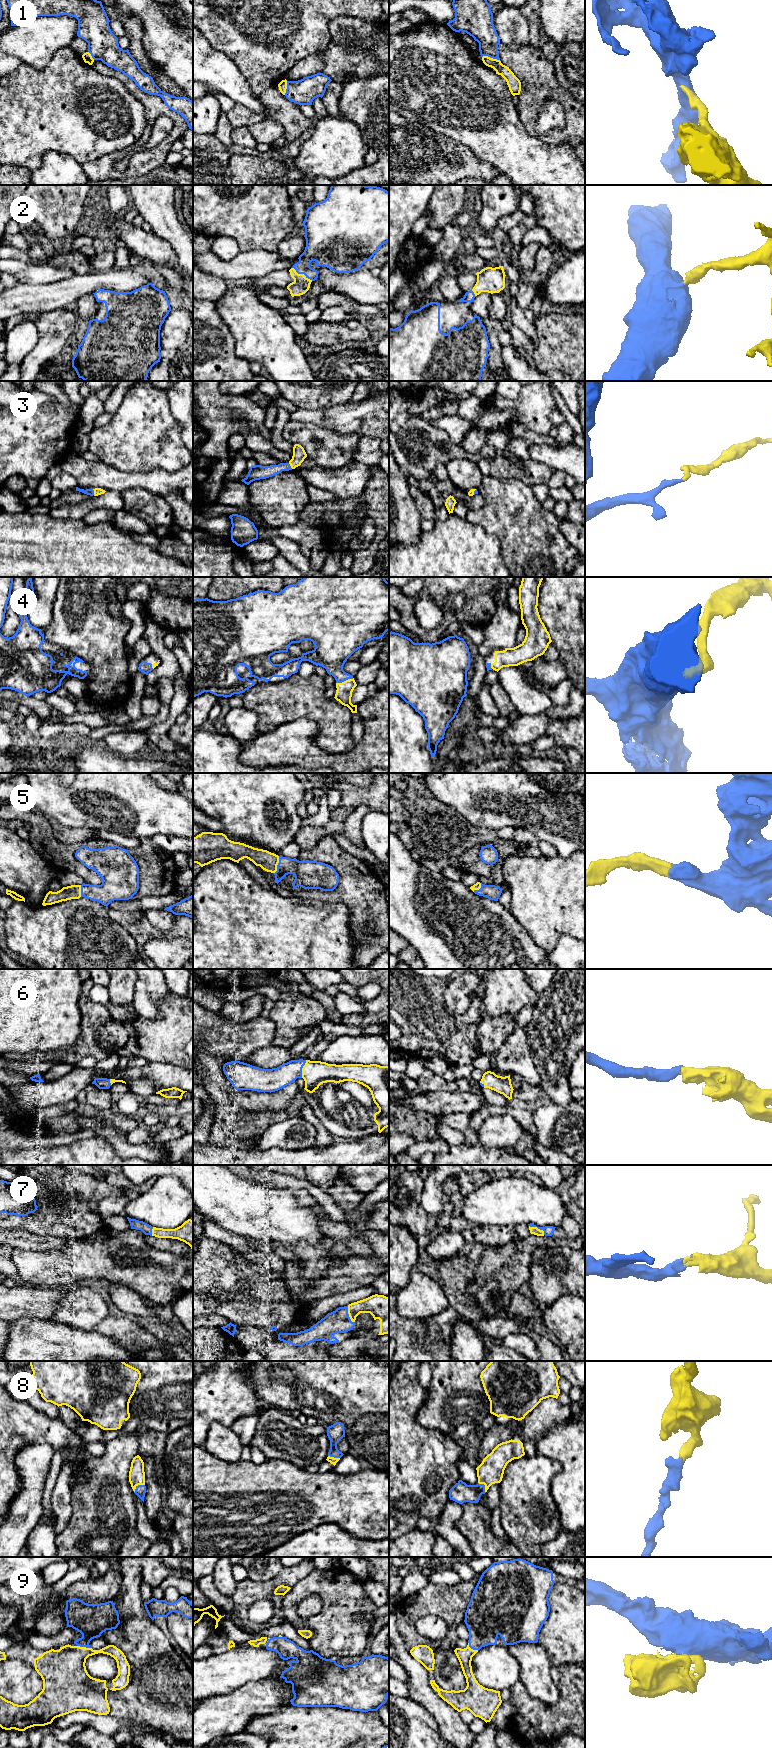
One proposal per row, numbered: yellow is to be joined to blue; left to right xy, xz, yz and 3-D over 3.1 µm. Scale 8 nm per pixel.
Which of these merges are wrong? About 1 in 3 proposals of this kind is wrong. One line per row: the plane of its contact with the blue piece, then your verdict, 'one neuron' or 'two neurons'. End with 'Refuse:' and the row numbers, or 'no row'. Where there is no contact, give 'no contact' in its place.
1: meets blue in yz; two neurons
2: meets blue in xz; one neuron
3: meets blue in xy; one neuron
4: meets blue in xz; one neuron
5: meets blue in xz; one neuron
6: meets blue in xz; one neuron
7: meets blue in xz; one neuron
8: meets blue in xy; one neuron
9: meets blue in xy; one neuron
Refuse: 1

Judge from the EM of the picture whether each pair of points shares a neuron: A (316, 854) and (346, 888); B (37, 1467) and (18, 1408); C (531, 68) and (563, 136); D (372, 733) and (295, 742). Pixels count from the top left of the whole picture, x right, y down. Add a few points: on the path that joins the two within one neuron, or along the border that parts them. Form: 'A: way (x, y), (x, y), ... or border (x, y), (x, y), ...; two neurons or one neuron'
A: way (327, 854), (346, 872), (346, 877); one neuron
B: border (53, 1448), (28, 1444), (14, 1460); two neurons
C: way (548, 85), (569, 106), (570, 119); one neuron
D: way (357, 754), (351, 760), (316, 758); one neuron

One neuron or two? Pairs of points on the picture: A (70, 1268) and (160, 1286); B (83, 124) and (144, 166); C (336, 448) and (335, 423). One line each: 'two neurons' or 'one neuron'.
A: one neuron
B: two neurons
C: two neurons

